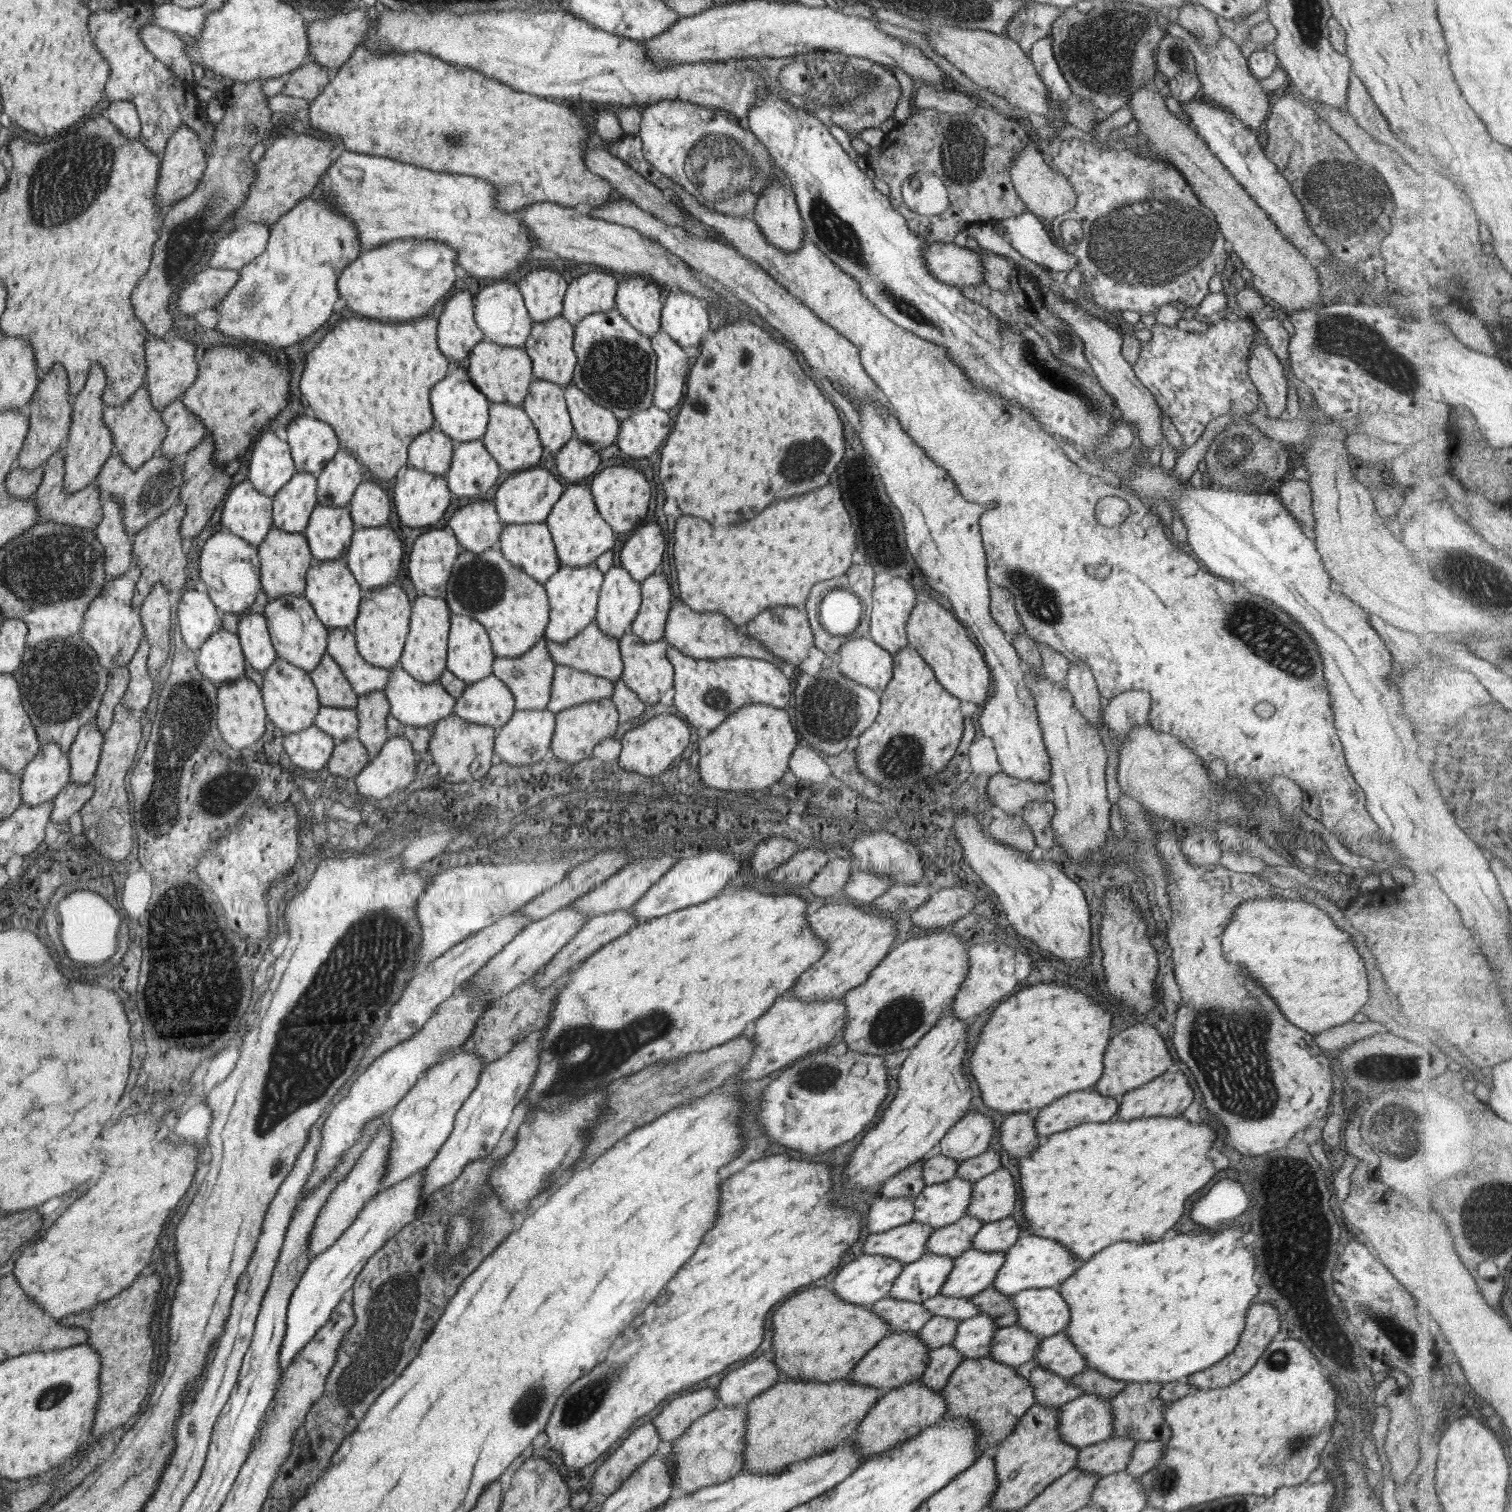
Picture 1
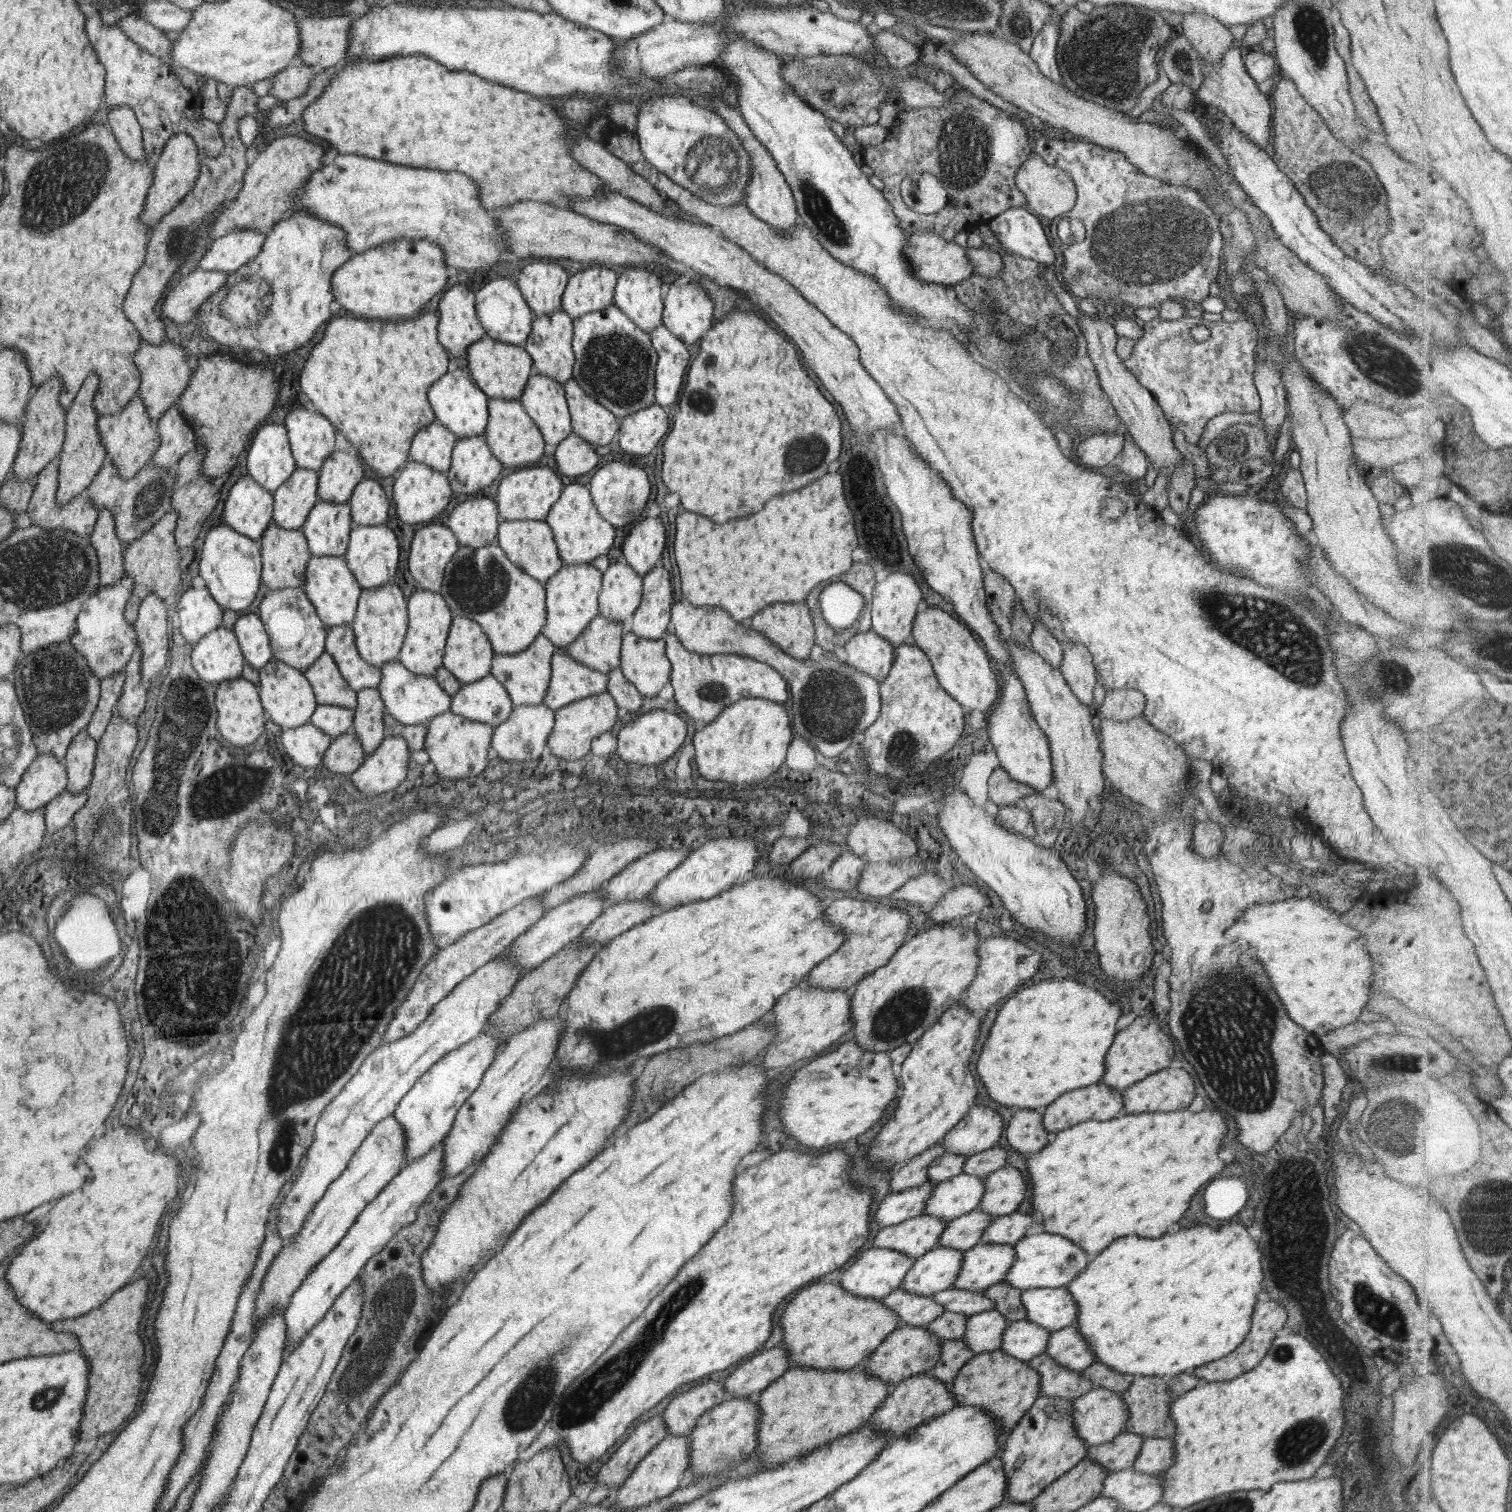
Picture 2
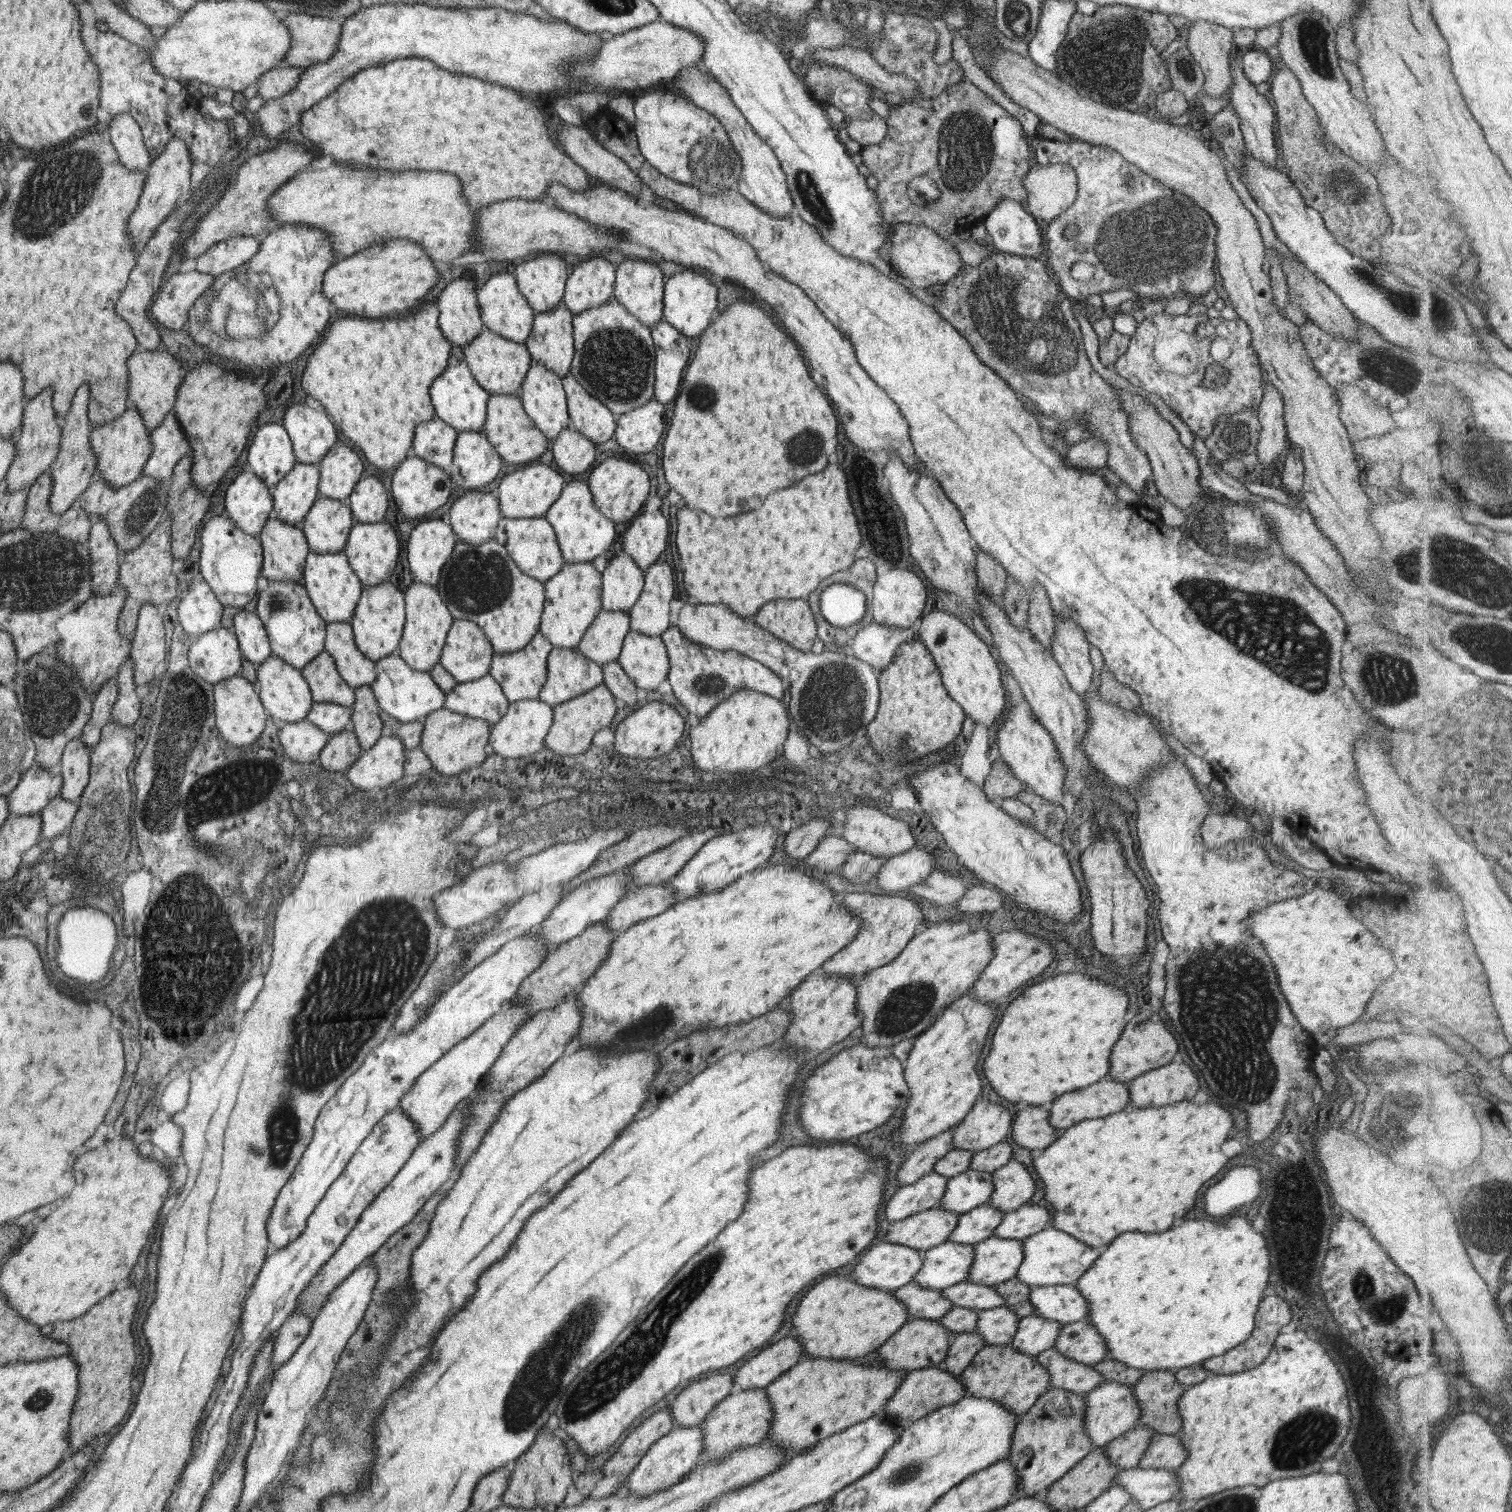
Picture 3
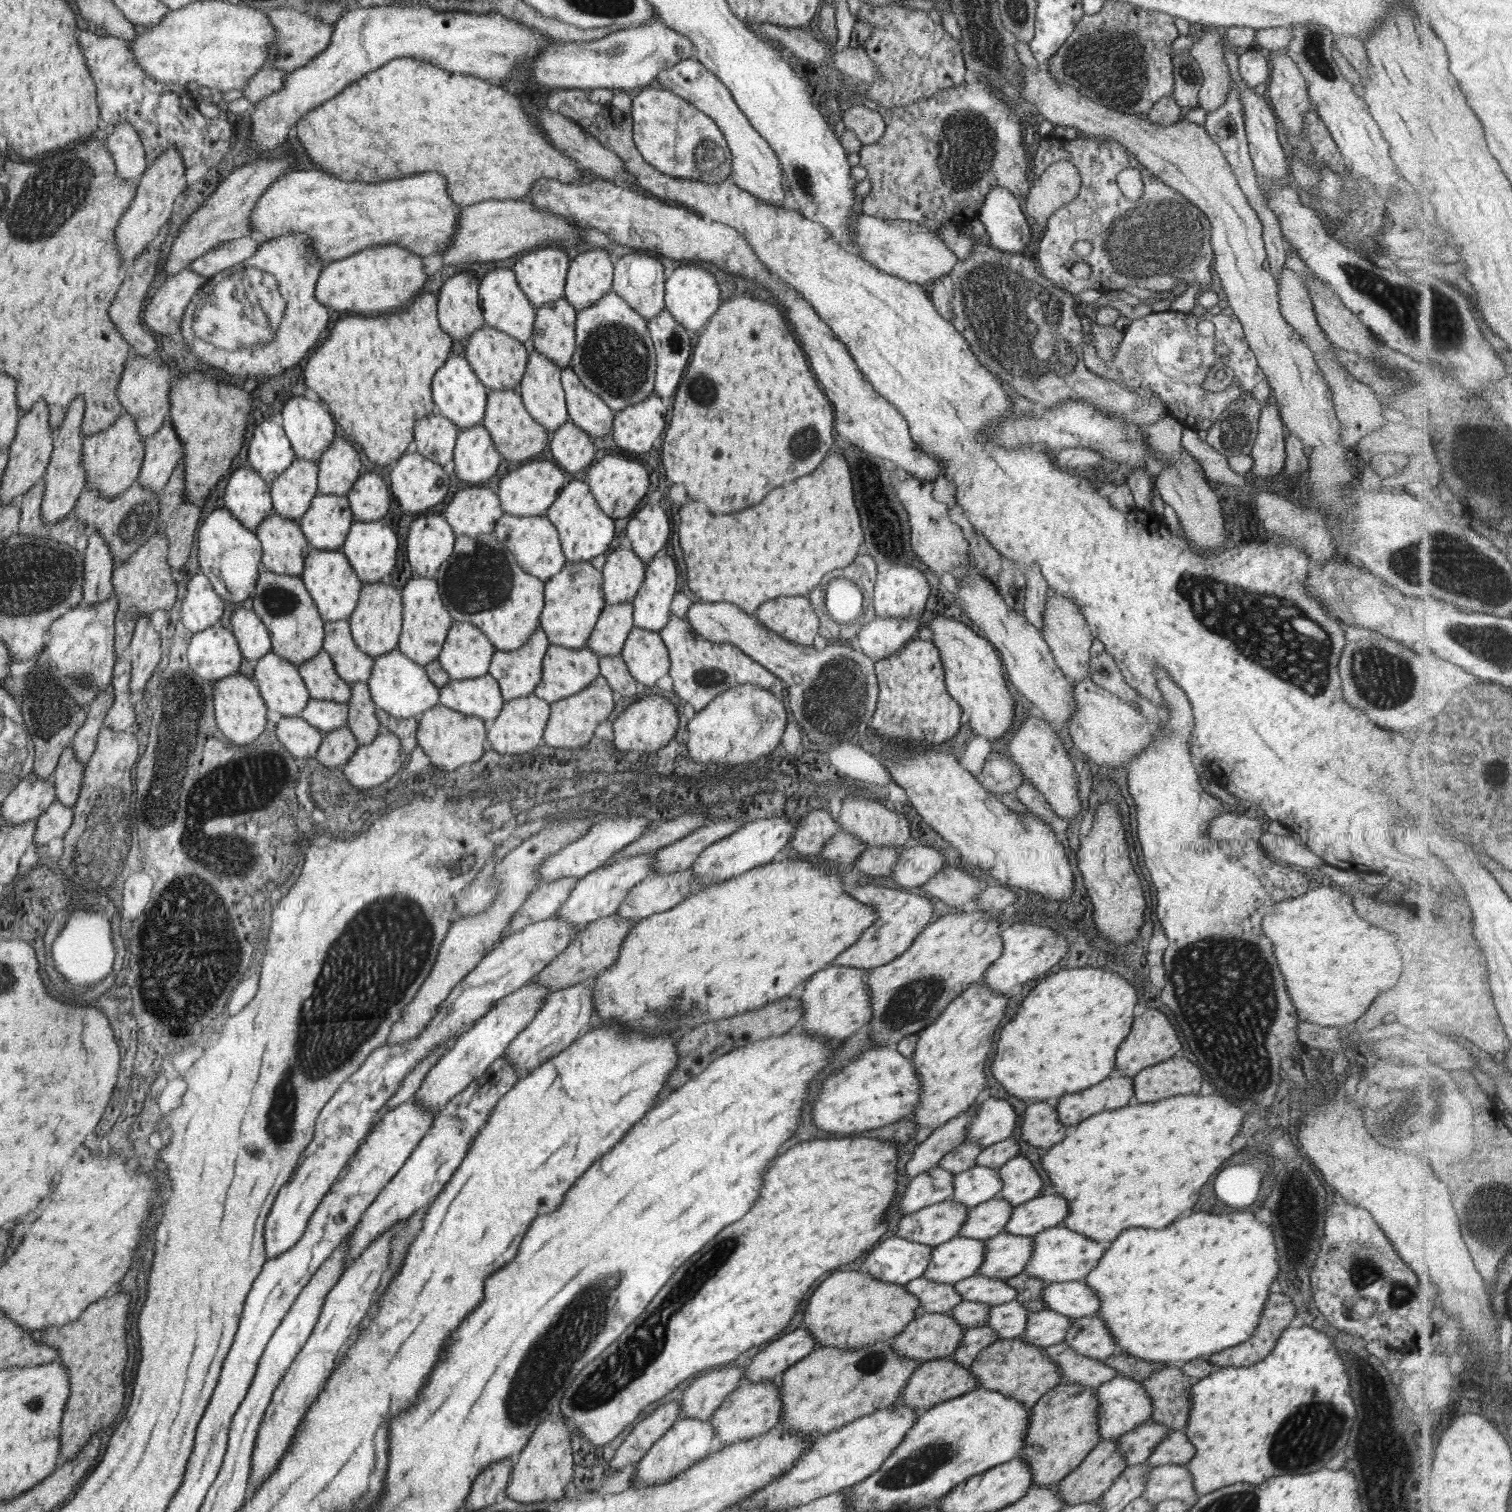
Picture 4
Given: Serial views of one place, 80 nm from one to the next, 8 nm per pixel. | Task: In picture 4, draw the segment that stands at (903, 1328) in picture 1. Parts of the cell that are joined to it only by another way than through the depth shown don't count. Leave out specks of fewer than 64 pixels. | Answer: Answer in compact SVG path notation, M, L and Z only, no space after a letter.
M924 1276L910 1280L904 1289L919 1301L918 1312L949 1313L962 1300L953 1284L929 1282Z

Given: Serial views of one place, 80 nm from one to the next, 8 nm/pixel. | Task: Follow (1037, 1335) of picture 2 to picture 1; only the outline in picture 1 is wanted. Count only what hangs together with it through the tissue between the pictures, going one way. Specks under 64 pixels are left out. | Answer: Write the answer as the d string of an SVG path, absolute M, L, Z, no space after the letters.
M1014 1323L996 1330L987 1355L995 1362L1016 1368L1032 1360L1039 1341L1032 1332L1027 1332Z

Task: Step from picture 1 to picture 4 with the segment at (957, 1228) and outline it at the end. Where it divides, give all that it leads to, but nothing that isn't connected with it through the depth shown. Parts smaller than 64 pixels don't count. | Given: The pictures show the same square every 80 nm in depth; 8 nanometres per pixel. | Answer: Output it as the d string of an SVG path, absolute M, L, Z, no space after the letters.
M995 1196L968 1209L965 1222L957 1237L987 1240L1001 1233L1002 1226L1011 1214L1011 1206L1006 1200Z

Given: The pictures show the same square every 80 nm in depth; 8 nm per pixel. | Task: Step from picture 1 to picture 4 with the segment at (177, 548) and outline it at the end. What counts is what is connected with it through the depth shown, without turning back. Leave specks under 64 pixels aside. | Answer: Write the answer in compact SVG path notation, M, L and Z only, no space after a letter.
M161 529L149 537L144 545L141 545L132 554L125 564L113 570L114 596L118 600L119 608L115 616L115 651L118 660L123 648L129 646L135 622L139 616L148 617L154 610L169 610L175 600L175 581L171 578L171 570L168 566L168 539Z

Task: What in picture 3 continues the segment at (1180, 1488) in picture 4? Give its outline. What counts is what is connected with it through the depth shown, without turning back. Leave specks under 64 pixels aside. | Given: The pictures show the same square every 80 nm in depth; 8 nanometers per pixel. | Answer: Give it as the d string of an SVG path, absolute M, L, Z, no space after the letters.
M1138 1467L1119 1469L1119 1472L1113 1475L1111 1484L1116 1484L1126 1490L1130 1494L1131 1500L1135 1501L1137 1506L1144 1511L1163 1501L1180 1498L1174 1472L1175 1470L1171 1469L1139 1469Z

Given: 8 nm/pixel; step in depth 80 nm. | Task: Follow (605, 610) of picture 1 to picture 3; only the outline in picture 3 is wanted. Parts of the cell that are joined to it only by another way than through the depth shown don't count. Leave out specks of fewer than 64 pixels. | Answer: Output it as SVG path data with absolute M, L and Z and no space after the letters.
M622 550L609 558L600 573L600 603L603 610L629 610L639 598L643 572Z

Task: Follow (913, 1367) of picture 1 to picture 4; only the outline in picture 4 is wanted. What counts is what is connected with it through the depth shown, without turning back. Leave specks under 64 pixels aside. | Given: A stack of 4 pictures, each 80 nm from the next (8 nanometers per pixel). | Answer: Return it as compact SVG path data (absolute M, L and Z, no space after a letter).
M919 1312L901 1330L900 1333L889 1340L892 1351L899 1356L912 1358L917 1364L922 1364L936 1358L948 1357L957 1348L962 1337L963 1328L949 1313Z

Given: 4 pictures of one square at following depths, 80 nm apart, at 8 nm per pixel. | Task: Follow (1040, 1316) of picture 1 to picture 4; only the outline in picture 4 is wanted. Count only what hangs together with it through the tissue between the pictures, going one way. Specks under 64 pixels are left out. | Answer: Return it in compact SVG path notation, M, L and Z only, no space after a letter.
M1083 1279L1045 1285L1040 1292L1045 1308L1069 1319L1096 1314L1099 1299Z

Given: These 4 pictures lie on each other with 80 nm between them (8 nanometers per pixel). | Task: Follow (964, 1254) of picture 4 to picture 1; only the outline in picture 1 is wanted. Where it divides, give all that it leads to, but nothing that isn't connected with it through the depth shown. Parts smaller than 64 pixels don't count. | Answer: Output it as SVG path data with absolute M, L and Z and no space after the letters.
M923 1253L915 1262L904 1264L893 1279L888 1297L907 1302L923 1302L940 1292L953 1258Z

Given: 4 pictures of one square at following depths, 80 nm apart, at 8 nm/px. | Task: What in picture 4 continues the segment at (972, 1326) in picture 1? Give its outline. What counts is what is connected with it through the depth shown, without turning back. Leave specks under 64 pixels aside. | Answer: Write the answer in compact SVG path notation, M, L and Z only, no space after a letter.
M1013 1299L1005 1304L991 1305L985 1325L994 1330L999 1339L1015 1338L1024 1329L1028 1314L1029 1312Z

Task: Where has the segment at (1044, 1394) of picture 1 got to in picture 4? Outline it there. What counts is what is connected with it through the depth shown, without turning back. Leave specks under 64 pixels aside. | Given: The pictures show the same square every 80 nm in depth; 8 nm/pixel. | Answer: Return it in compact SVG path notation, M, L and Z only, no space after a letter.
M1064 1342L1045 1347L1044 1353L1051 1362L1054 1362L1061 1382L1076 1382L1081 1384L1081 1387L1095 1389L1101 1383L1117 1376L1116 1372L1105 1366L1102 1360L1081 1356Z

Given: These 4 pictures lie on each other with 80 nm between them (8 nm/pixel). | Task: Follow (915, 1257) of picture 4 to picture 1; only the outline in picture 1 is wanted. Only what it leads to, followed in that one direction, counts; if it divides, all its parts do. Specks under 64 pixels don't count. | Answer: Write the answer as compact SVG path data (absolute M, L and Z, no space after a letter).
M862 1254L844 1264L828 1287L845 1302L868 1306L888 1296L891 1283L902 1266L896 1258Z

